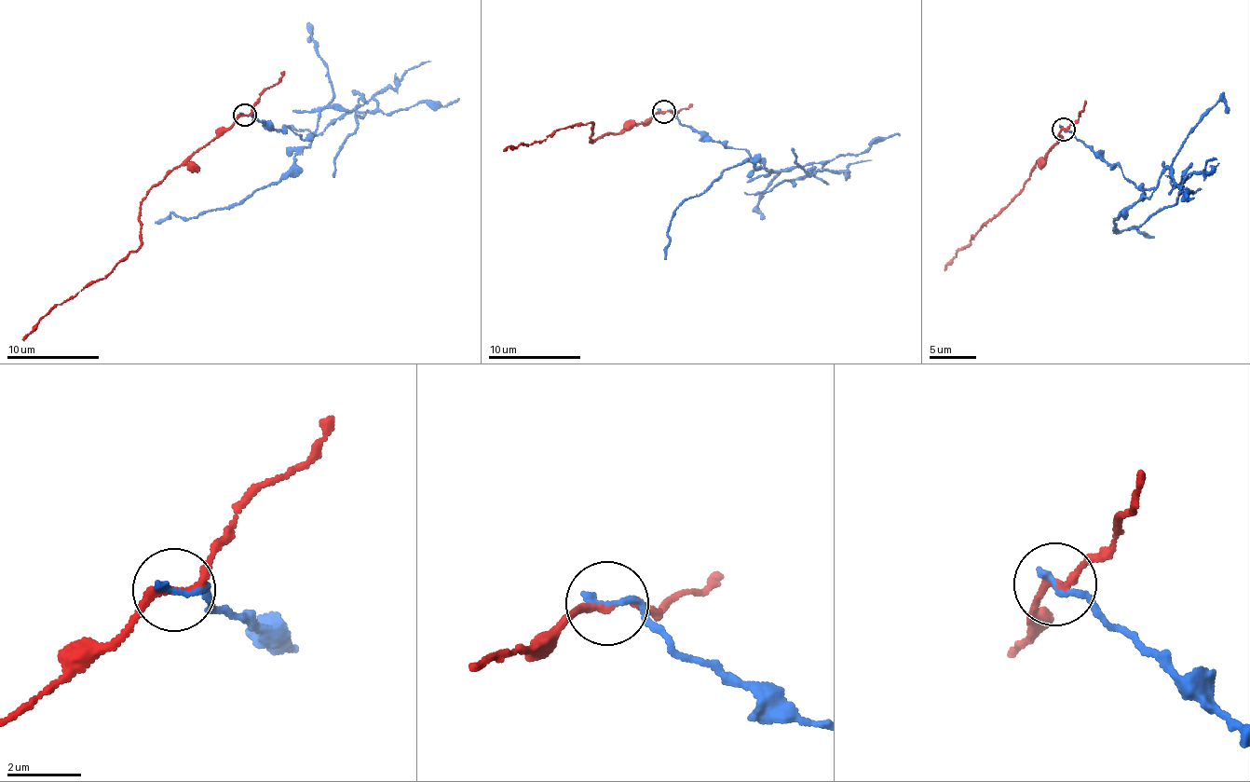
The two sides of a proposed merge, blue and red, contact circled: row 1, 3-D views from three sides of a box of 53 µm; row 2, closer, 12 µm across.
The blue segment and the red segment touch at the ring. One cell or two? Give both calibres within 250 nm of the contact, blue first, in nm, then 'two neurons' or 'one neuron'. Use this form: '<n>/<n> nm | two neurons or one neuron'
200/180 nm | two neurons

